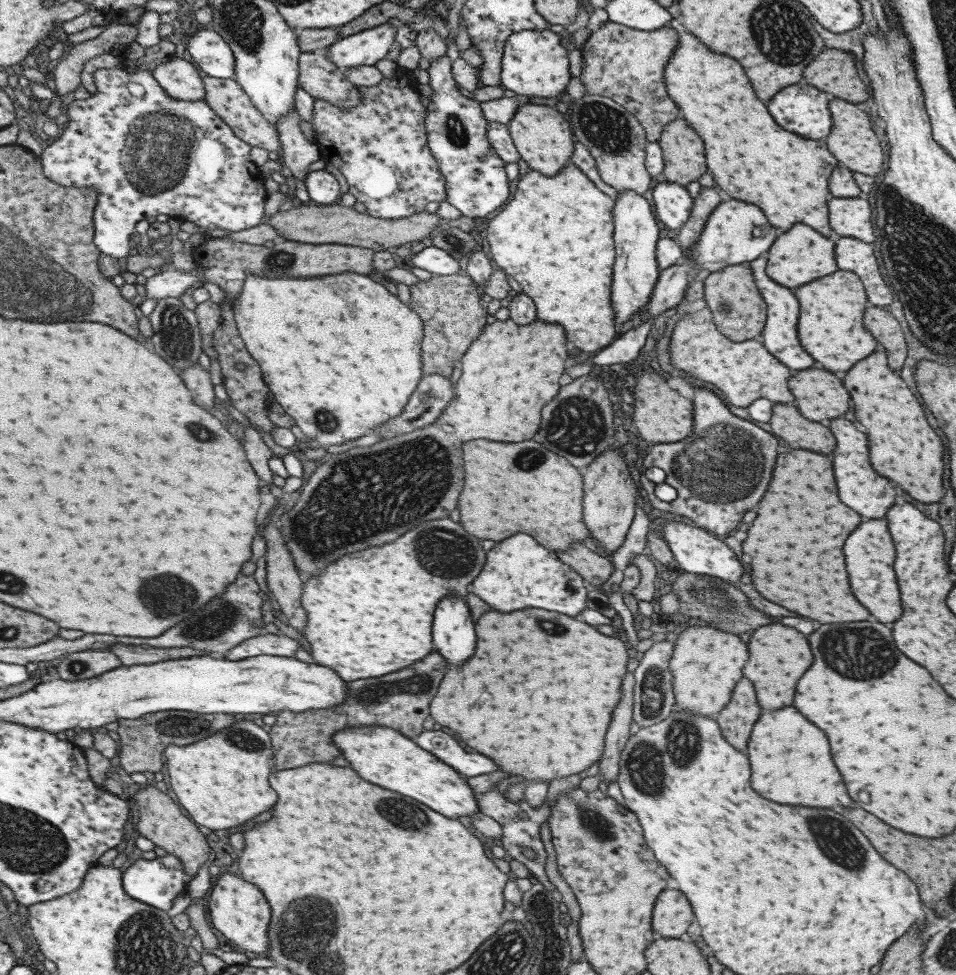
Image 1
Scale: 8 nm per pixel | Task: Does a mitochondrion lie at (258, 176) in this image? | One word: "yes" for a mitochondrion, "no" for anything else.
no

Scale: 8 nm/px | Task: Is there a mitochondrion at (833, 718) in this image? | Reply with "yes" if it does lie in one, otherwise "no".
no

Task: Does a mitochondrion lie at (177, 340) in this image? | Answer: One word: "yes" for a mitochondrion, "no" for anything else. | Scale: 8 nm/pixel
yes

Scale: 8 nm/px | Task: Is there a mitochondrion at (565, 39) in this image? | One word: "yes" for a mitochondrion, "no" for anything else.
no

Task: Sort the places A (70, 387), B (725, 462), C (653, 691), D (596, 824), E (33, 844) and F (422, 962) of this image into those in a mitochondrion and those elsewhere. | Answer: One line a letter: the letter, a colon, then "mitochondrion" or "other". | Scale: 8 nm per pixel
A: other
B: mitochondrion
C: mitochondrion
D: mitochondrion
E: mitochondrion
F: other

